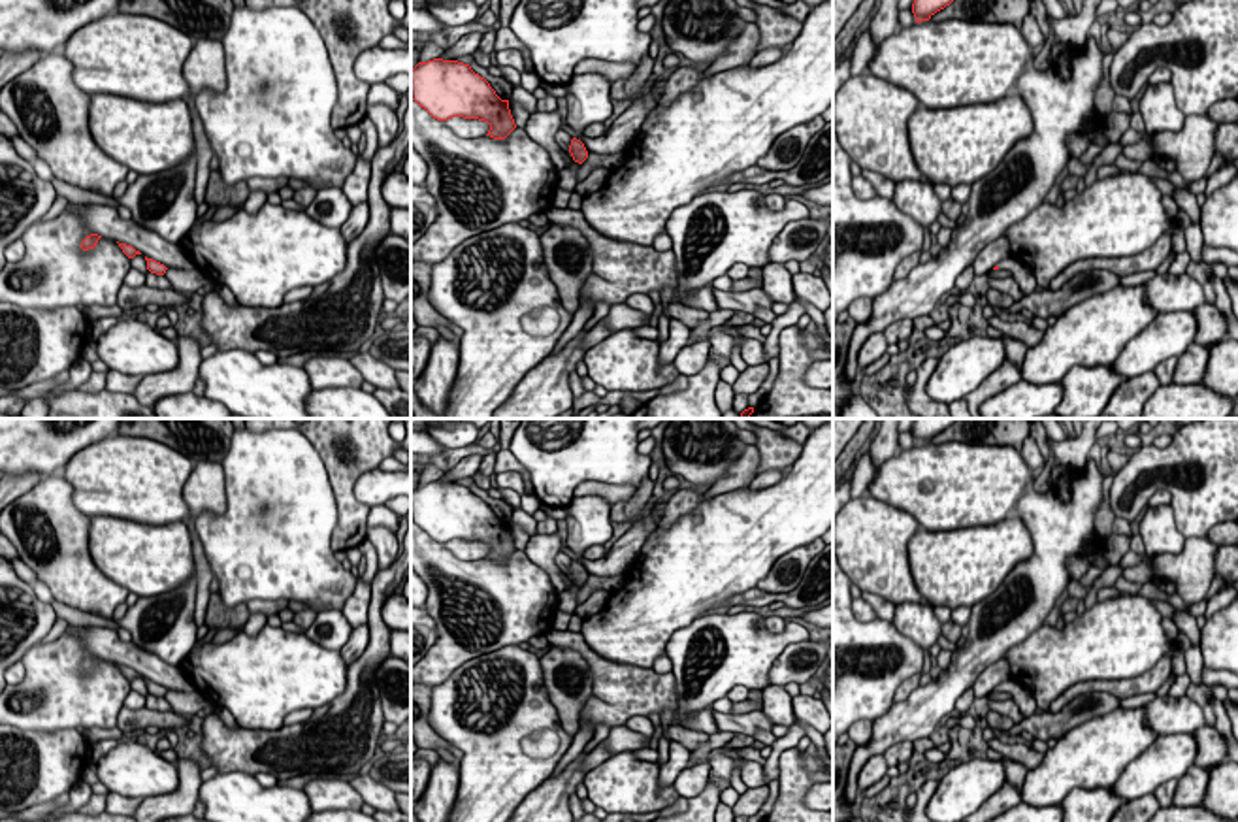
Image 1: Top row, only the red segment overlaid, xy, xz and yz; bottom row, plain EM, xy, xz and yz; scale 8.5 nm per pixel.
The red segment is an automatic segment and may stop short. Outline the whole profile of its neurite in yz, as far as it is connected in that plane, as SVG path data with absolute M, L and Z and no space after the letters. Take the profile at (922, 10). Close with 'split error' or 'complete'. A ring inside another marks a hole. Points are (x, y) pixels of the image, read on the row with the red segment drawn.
M914 0L912 13L916 23L929 21L937 11L950 6L953 0Z | complete

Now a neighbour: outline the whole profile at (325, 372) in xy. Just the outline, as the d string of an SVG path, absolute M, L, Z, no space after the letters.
M313 356L303 364L313 390L324 388L360 388L362 373L347 360L337 356Z

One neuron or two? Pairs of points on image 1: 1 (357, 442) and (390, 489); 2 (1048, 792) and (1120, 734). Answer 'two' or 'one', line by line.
1: two
2: one

